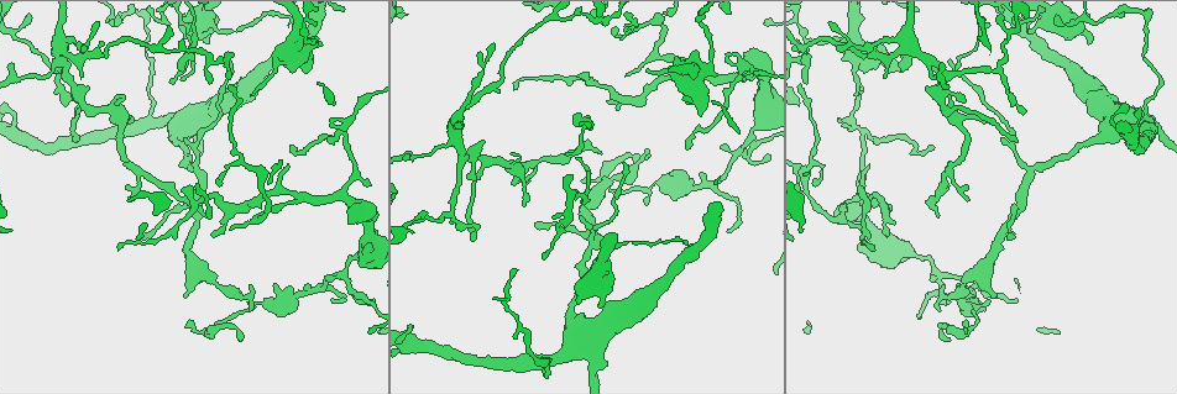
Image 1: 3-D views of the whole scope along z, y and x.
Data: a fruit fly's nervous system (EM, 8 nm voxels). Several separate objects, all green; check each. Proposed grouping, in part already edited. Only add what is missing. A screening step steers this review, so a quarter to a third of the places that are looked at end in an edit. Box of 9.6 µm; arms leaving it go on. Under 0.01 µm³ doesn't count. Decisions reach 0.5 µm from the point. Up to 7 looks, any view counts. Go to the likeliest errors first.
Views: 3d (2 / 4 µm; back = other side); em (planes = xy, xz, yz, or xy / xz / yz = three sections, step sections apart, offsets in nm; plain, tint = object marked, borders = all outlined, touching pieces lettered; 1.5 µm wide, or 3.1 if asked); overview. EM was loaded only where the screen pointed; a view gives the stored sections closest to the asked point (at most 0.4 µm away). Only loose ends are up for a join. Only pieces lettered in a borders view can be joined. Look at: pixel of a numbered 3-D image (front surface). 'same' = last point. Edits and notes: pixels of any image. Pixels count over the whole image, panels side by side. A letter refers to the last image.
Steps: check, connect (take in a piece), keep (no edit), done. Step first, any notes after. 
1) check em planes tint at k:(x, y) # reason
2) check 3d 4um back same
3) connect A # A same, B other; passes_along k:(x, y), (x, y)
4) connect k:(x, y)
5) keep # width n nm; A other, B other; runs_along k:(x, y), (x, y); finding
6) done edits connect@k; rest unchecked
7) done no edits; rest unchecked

check em planes plain at 1:(995, 297) # free end

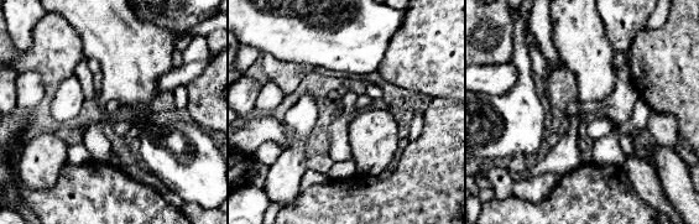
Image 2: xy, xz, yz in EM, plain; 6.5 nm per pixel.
check em planes borders same # what lies round it

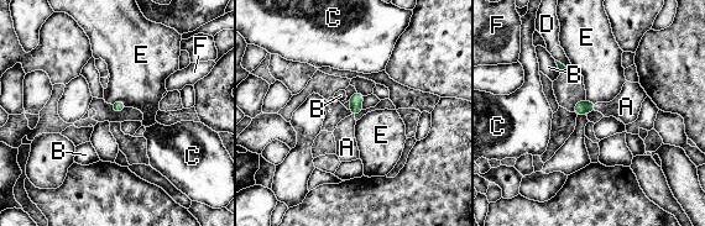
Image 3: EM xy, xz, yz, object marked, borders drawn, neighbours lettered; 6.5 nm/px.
connect A # A same, B other, C other, D other, E other, F other; passes_along 3:(583, 106), (595, 106), (626, 106); the neuron continues

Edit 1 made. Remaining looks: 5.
check em planes borders at 1:(987, 123) # an open end

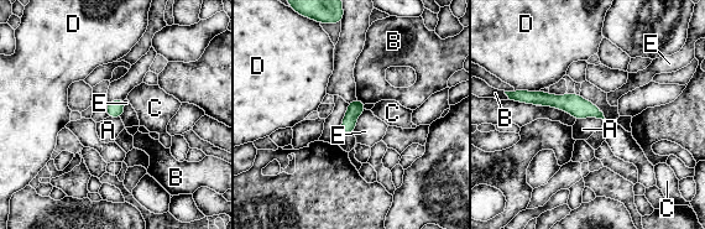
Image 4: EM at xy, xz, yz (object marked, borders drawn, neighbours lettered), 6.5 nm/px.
keep # longest_contact A 180 nm; A other, B other, C other, D other, E other; none of them fits

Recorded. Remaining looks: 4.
check 3d 2um at 1:(568, 154) # an open end

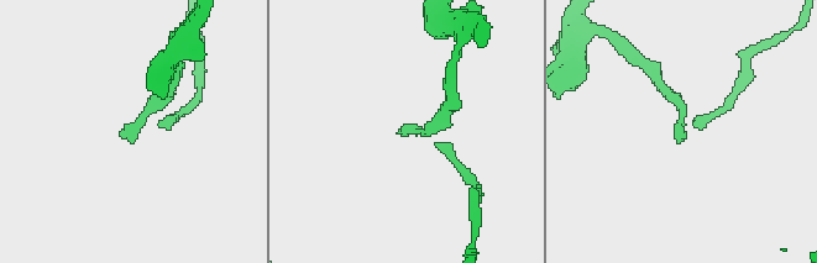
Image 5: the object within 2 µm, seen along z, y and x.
check em planes borders at 5:(125, 137)

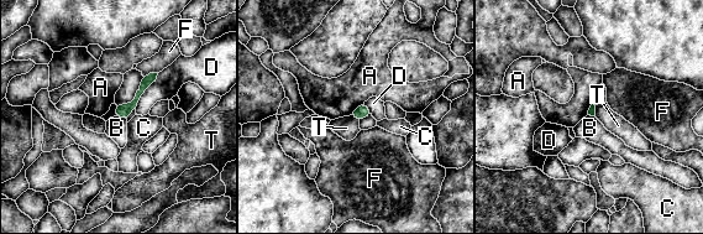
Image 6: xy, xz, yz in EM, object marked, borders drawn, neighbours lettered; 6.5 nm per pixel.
keep # longest_contact D 280 nm; A other, B other, C other, D other, F other, T other; border 6:(116, 115), (126, 121); none of them fits

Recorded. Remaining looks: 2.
done edits connect@3; rest unchecked

